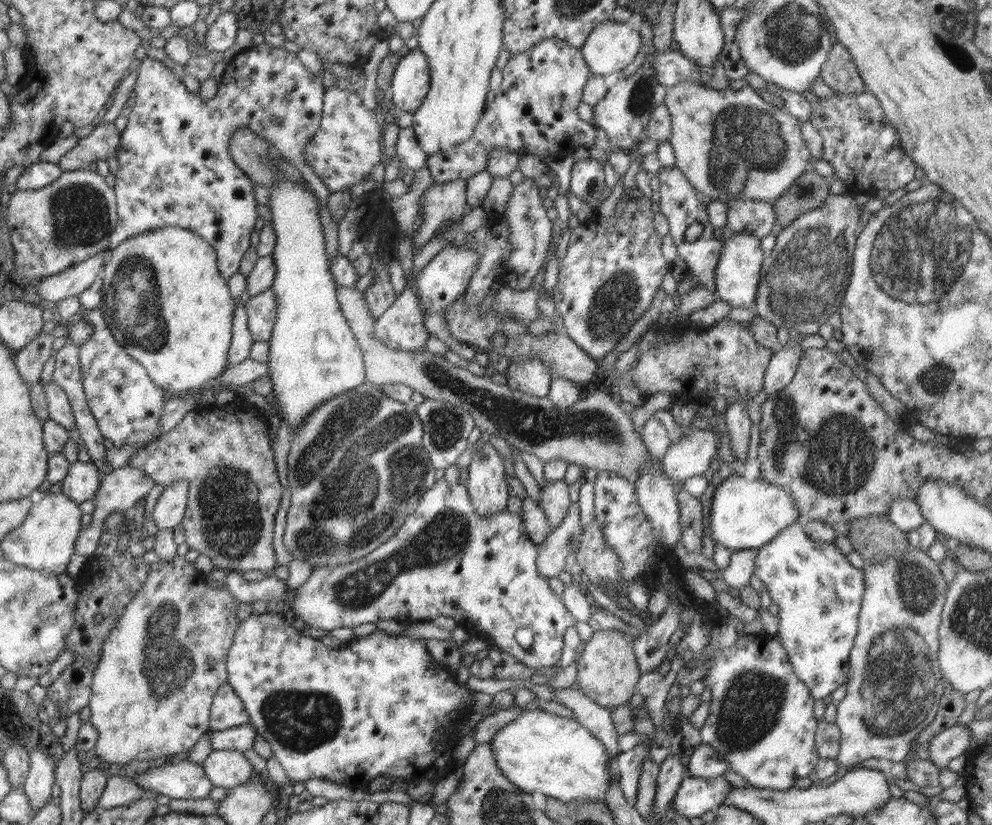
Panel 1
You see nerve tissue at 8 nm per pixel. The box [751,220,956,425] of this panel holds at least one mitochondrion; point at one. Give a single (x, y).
(934, 380)

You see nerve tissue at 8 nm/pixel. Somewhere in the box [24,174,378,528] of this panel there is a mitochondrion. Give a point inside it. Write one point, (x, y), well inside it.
(134, 299)

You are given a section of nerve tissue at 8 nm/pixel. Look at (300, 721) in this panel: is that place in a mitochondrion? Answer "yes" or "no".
yes

